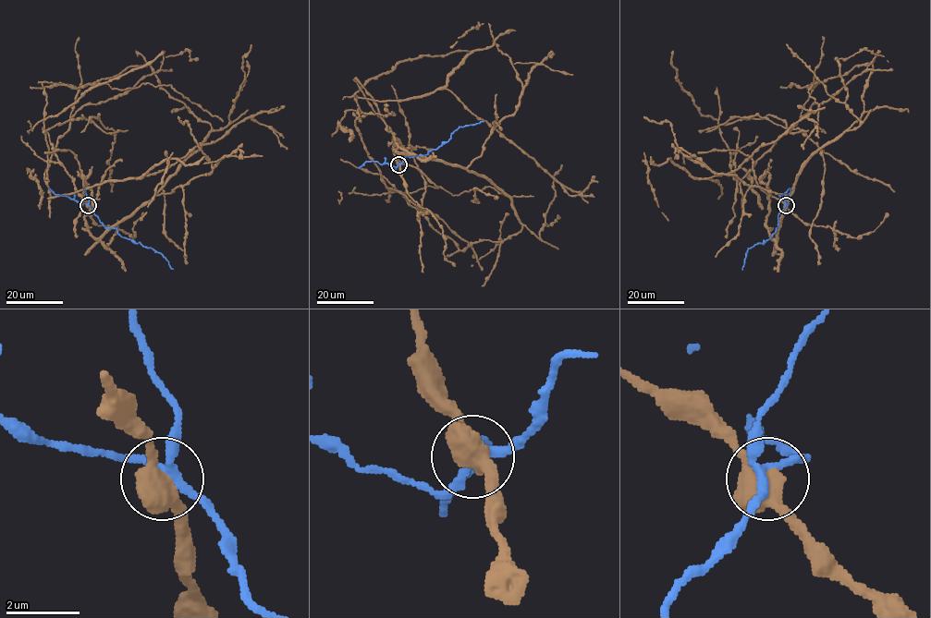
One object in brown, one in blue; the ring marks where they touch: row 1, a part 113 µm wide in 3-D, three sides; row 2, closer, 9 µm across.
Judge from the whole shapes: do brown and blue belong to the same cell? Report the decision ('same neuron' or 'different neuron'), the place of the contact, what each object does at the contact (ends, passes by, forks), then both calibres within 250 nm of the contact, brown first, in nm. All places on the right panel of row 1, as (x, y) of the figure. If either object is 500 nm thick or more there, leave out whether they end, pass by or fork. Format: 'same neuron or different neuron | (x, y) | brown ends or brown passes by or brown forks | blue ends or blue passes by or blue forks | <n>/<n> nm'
different neuron | (786, 205) | brown forks | blue forks | 480/200 nm

